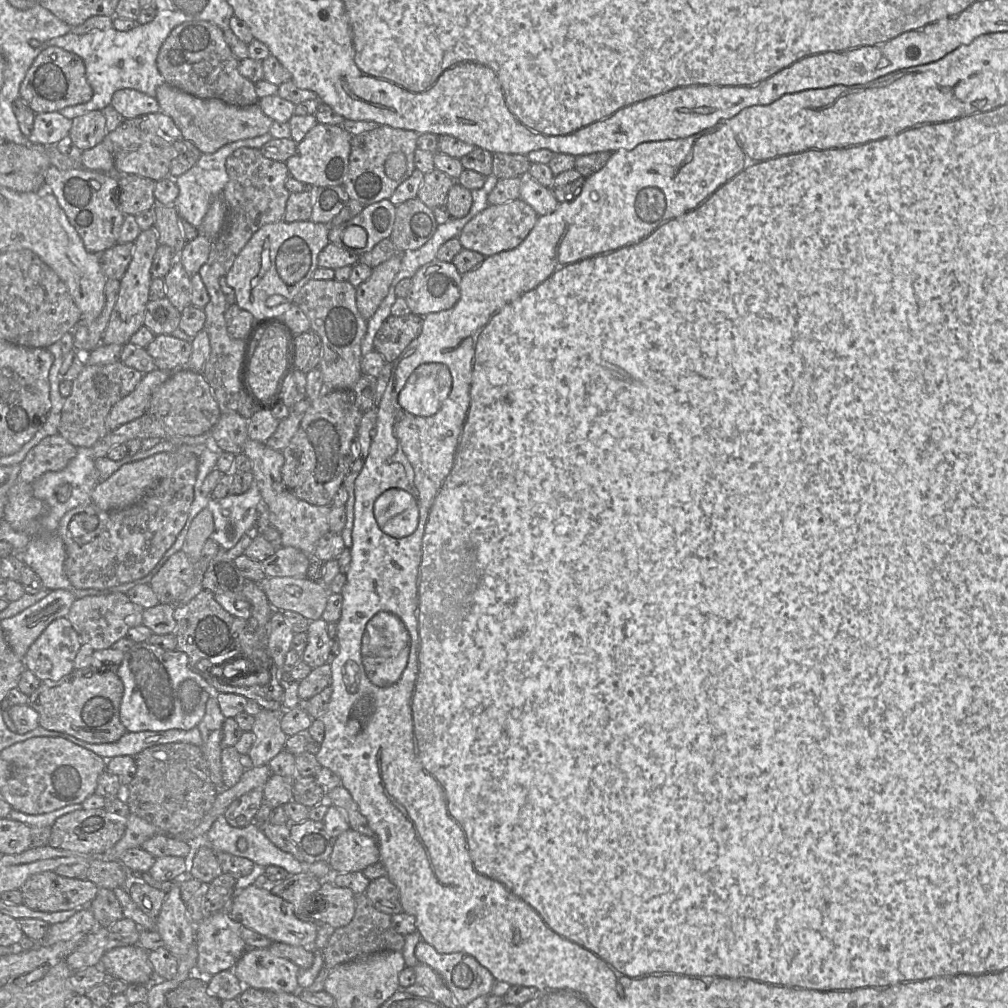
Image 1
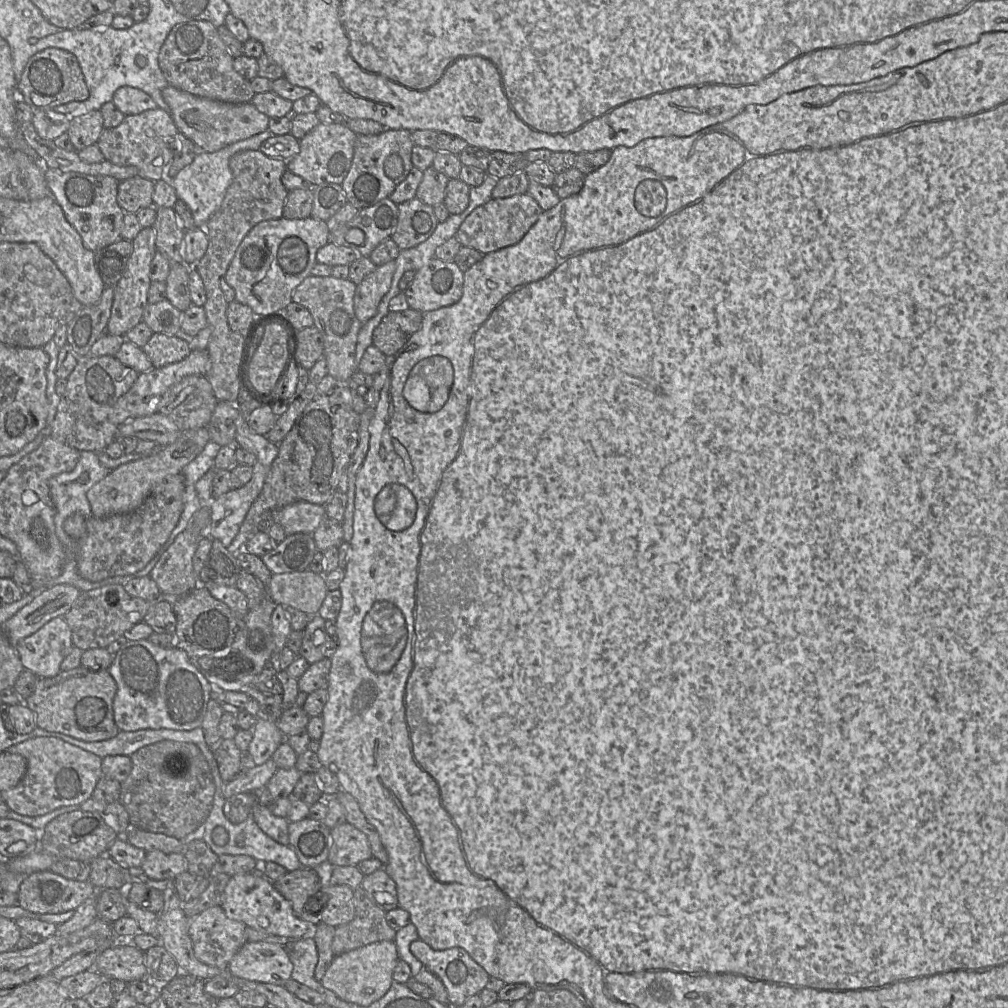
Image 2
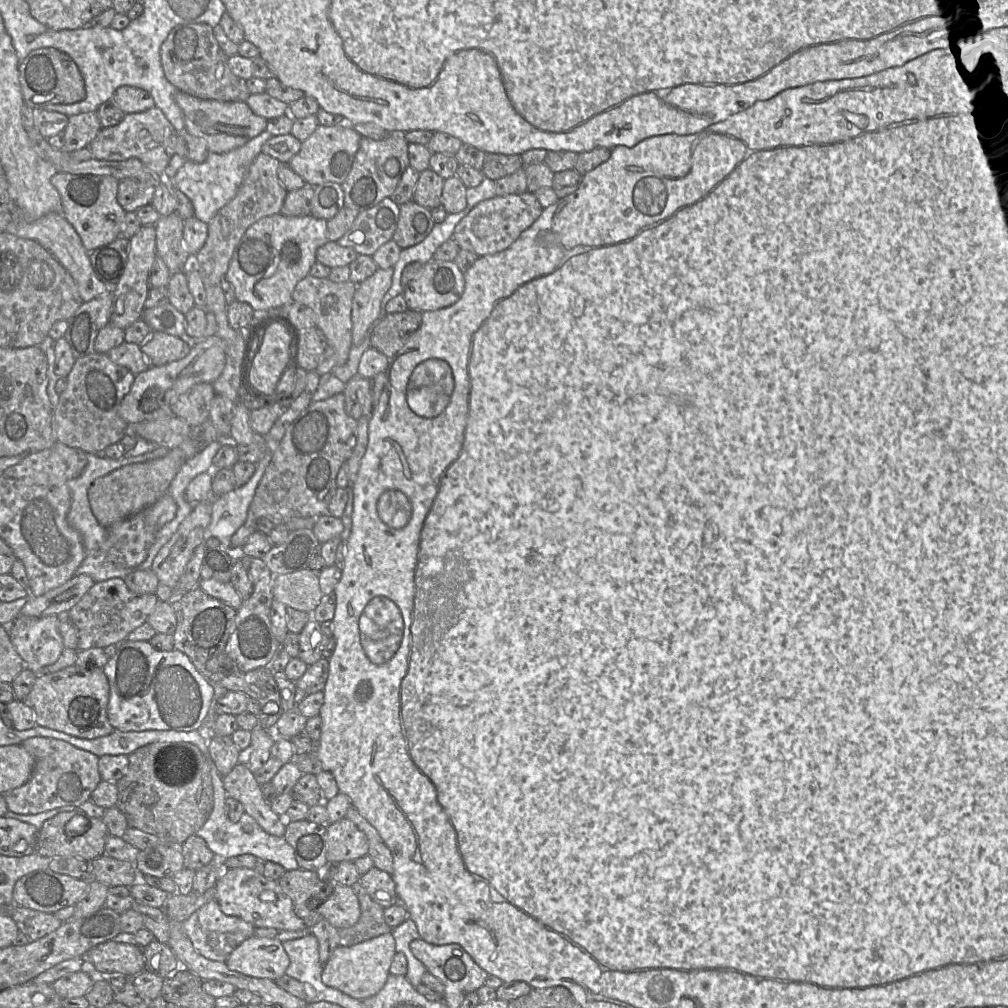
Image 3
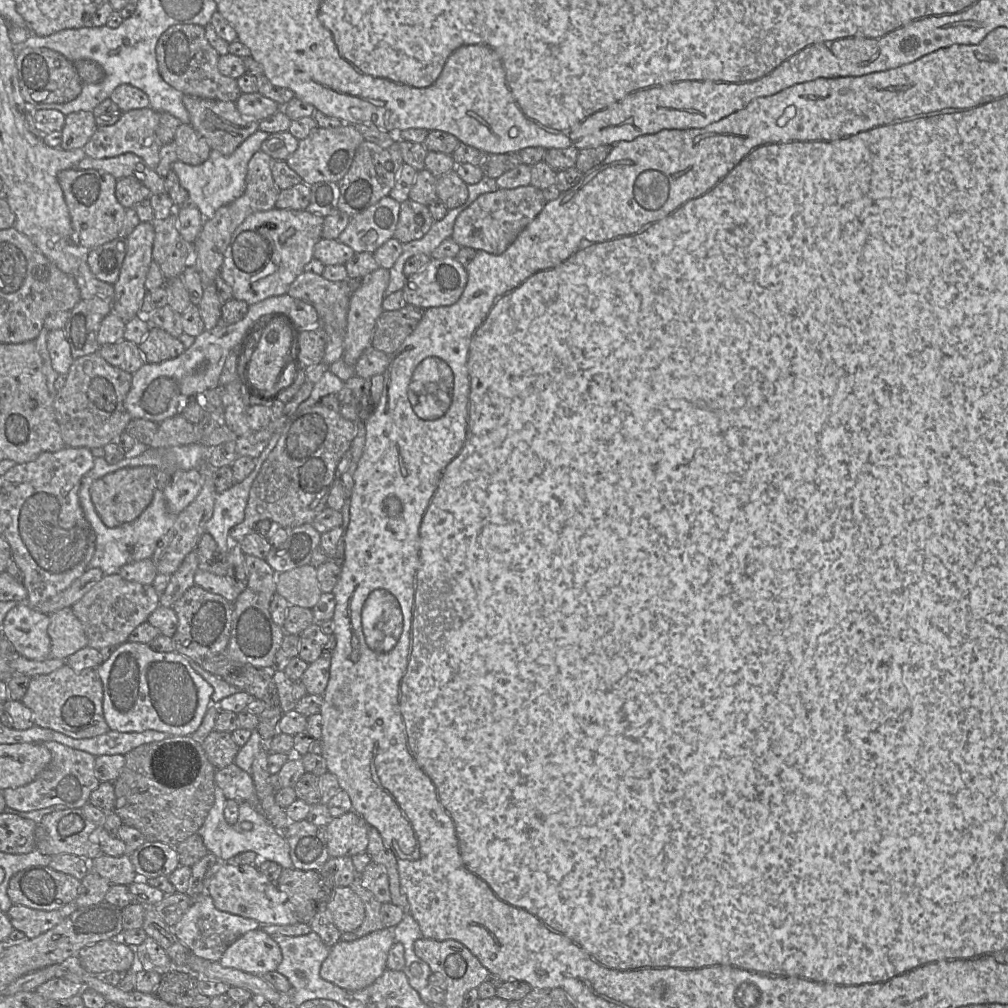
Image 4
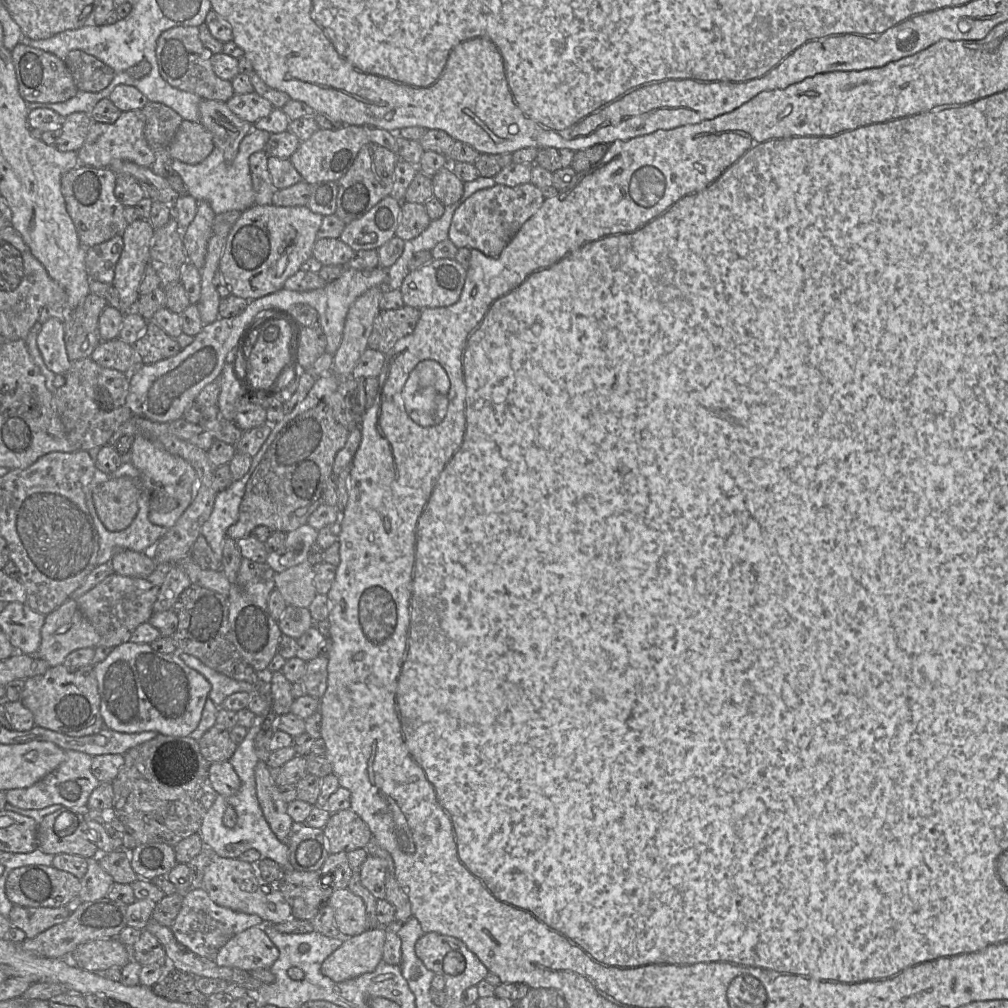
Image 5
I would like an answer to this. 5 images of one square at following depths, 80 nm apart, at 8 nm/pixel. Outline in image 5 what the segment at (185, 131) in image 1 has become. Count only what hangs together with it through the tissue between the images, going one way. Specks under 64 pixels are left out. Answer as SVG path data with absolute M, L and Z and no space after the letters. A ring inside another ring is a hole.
M201 100L199 121L211 134L214 146L222 151L227 163L236 158L242 139L254 128L236 116L225 102Z

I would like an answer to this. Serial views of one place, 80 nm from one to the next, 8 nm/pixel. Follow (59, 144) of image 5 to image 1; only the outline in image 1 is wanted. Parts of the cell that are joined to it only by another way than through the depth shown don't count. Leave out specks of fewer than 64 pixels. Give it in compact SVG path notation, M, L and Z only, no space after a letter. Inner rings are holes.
M94 110L72 119L68 136L80 150L102 143L106 135L106 119L102 111Z

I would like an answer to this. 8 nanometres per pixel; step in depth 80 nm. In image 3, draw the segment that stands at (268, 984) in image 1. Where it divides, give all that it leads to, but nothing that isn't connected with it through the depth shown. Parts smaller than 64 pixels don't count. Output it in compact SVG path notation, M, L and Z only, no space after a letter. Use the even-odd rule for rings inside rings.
M255 935L238 945L225 961L232 971L273 981L285 975L289 963L282 942Z

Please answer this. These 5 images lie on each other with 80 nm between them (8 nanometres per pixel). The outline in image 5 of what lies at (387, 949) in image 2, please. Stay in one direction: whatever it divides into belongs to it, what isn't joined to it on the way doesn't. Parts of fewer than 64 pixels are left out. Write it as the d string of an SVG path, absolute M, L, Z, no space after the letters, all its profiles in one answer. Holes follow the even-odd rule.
M378 926L346 938L322 963L321 972L342 982L372 972L382 961L386 929Z

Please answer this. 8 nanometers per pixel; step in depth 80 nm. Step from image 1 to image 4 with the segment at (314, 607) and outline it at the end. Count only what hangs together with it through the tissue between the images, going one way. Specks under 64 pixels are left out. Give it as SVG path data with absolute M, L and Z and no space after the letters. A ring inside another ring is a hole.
M307 564L278 574L276 593L283 596L289 605L312 609L322 594L317 568Z

